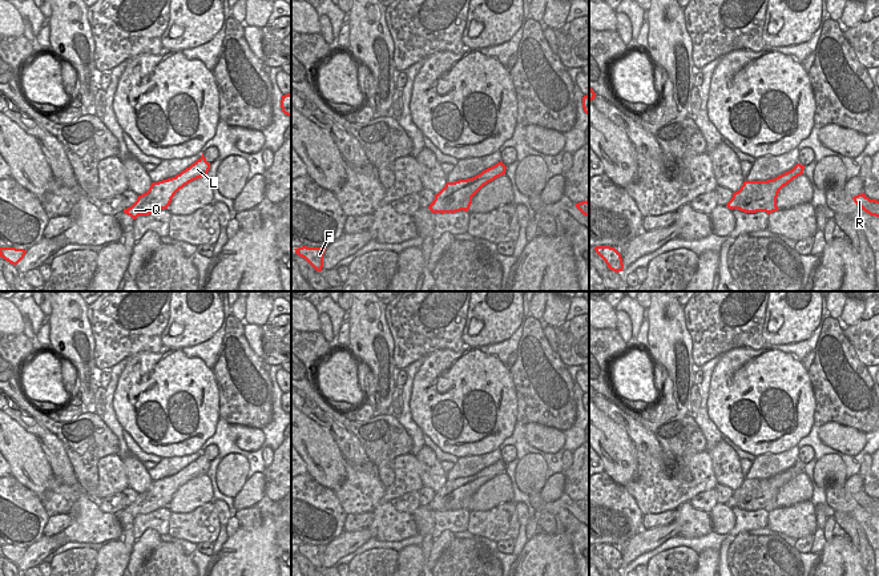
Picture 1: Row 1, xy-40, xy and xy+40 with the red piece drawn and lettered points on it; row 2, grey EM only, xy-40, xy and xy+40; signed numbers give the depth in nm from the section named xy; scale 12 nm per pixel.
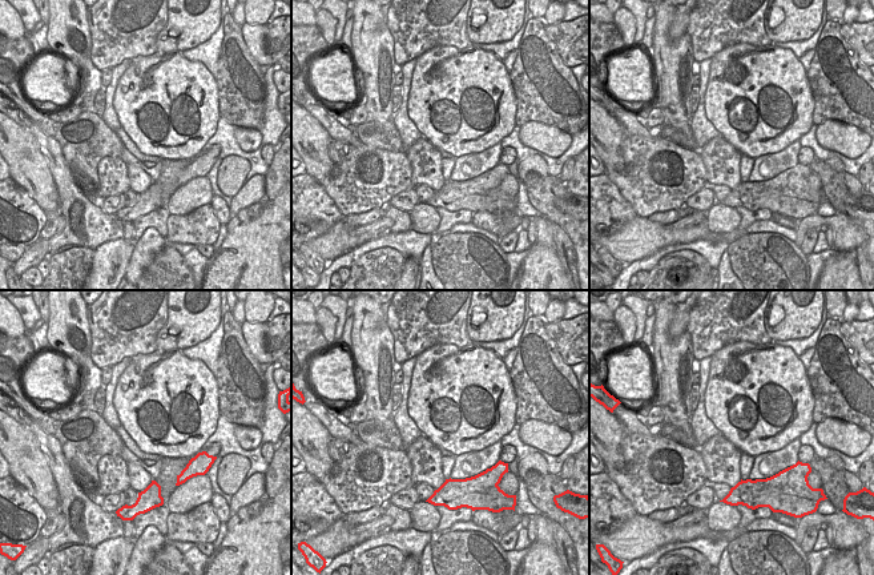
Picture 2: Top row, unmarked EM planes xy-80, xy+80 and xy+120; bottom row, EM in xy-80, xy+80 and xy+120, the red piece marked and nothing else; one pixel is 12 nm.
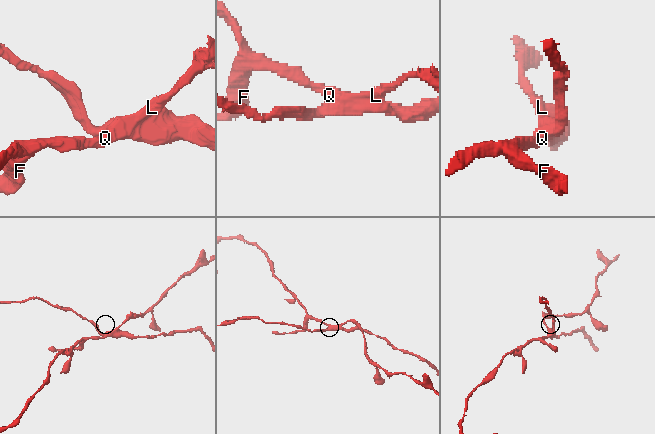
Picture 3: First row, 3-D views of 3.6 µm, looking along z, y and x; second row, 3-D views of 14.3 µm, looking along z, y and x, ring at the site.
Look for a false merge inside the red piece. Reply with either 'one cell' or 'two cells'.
two cells

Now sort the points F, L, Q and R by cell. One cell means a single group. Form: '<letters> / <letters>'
F L Q / R

